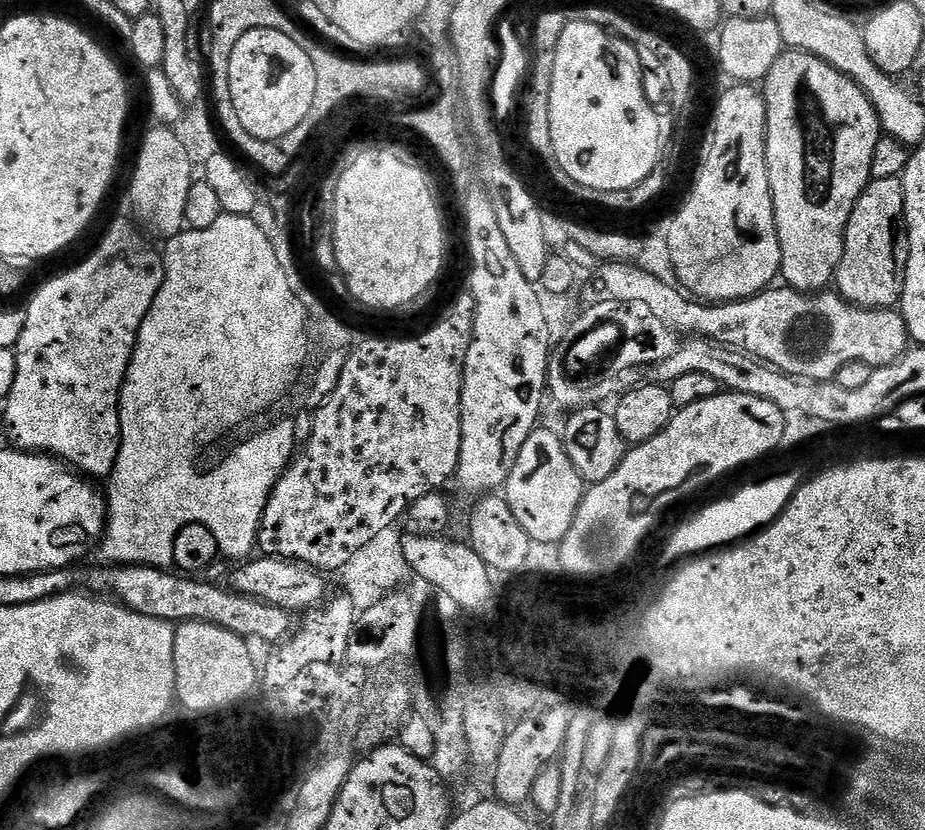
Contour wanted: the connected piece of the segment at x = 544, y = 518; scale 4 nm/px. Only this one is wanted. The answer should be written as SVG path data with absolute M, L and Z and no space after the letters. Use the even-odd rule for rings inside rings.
M537 427L536 431L530 434L530 438L526 438L526 446L522 446L522 454L518 454L518 462L514 462L514 470L510 470L510 478L504 483L502 496L508 501L514 518L518 518L518 526L526 530L533 545L552 544L556 546L566 538L574 522L574 514L578 514L578 506L586 491L586 481L580 477L578 470L574 470L574 462L570 462L566 454L561 433L551 432L550 429L544 427Z

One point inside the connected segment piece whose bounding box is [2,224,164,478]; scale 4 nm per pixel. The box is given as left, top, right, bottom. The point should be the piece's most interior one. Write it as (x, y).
(81, 327)

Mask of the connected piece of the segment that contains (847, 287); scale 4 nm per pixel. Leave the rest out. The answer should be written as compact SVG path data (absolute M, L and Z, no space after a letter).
M901 177L869 180L844 231L844 253L834 288L858 308L895 309L900 303L908 265L908 230L904 223L904 182Z

